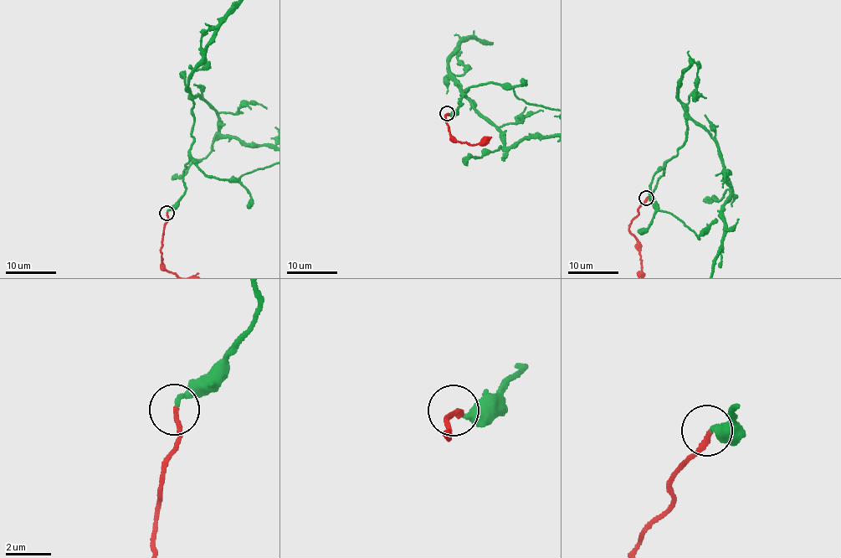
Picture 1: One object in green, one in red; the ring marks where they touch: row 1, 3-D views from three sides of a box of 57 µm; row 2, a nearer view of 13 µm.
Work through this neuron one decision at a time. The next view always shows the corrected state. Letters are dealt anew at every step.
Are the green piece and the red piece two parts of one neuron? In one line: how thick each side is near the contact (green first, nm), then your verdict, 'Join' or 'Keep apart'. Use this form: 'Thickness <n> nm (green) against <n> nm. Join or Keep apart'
Thickness 200 nm (green) against 240 nm. Join

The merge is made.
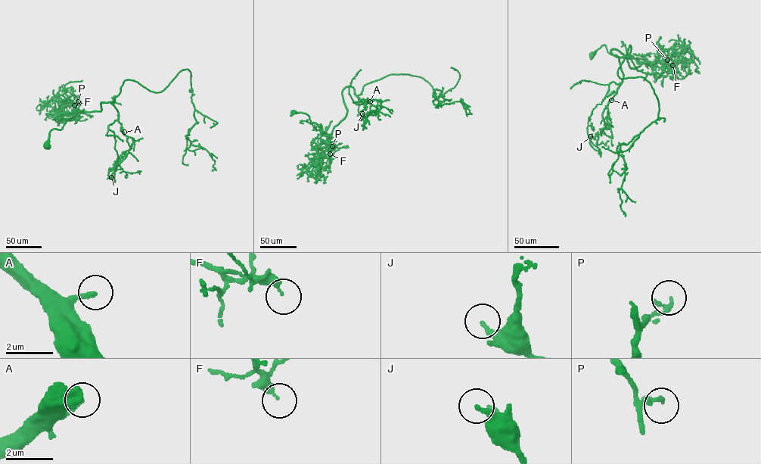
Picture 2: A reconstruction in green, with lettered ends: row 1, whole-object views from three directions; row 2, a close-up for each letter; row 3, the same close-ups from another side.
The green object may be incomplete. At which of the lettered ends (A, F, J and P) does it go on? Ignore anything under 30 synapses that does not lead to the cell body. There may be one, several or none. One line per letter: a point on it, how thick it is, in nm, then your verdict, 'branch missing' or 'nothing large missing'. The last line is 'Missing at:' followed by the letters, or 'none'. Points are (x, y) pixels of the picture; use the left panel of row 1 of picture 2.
A: (124, 132) | 200 nm | branch missing
F: (74, 105) | 200 nm | nothing large missing
J: (111, 177) | 280 nm | nothing large missing
P: (78, 101) | 160 nm | nothing large missing
Missing at: A

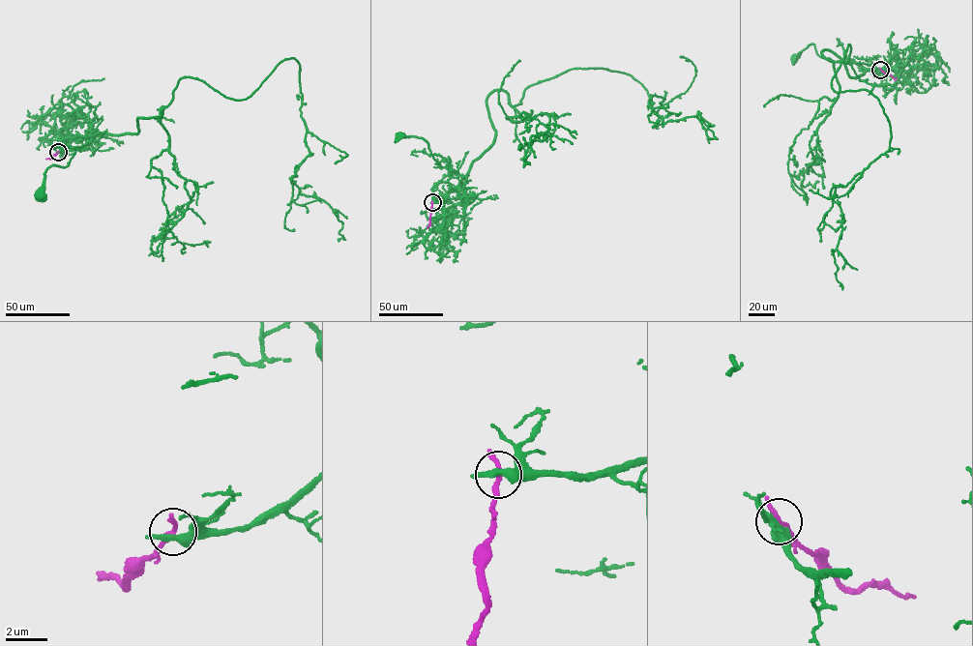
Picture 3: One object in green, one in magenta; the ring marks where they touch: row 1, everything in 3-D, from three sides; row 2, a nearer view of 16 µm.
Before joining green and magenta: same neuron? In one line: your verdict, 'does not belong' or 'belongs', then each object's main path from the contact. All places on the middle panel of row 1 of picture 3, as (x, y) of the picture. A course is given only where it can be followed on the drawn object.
does not belong | green via (432, 202), (444, 201), (457, 188), (460, 175), (440, 165), (422, 137), (398, 135) | magenta via (432, 202), (427, 227)

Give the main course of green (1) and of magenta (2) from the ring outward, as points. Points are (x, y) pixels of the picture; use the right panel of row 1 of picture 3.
1: (880, 70), (883, 73), (888, 69), (876, 71), (854, 63), (823, 58), (812, 44), (794, 57)
2: (880, 70), (897, 78)

